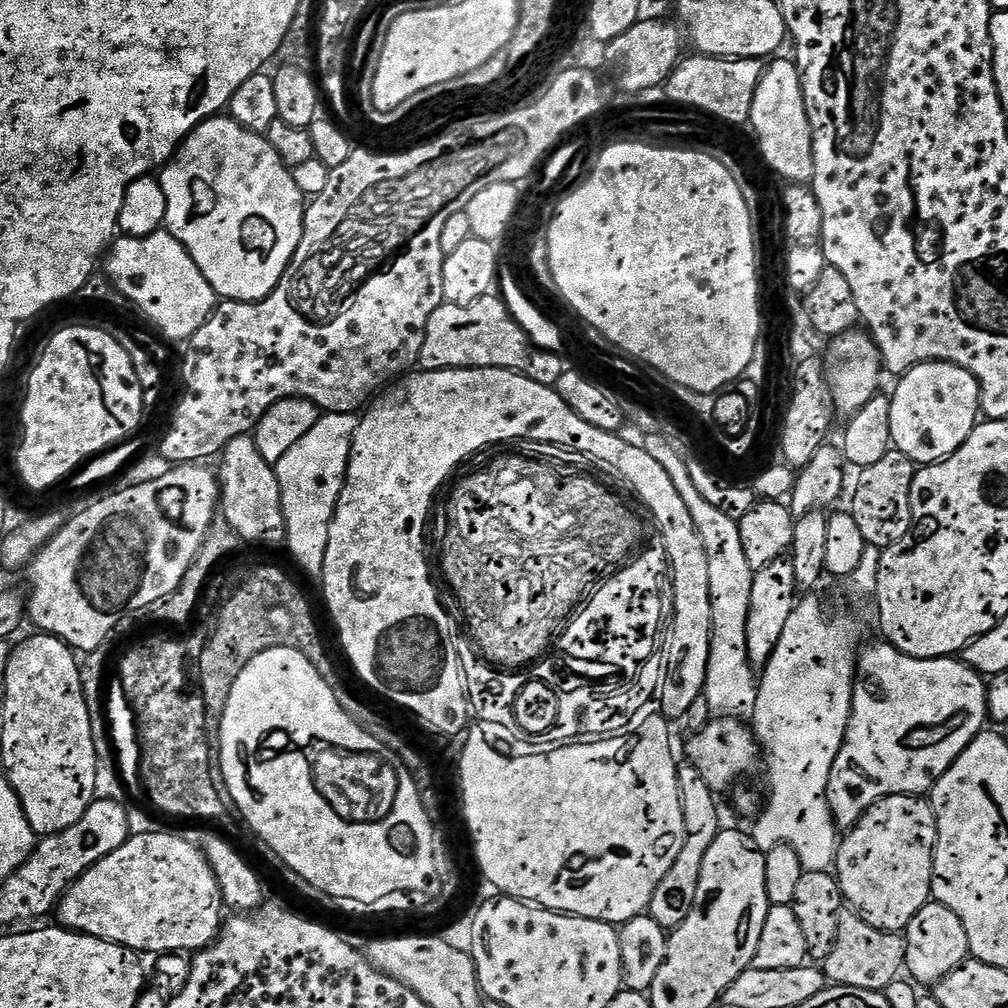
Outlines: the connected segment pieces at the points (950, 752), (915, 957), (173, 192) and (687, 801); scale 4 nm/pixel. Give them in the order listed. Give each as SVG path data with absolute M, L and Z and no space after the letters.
M879 642L872 644L868 649L859 653L856 661L856 681L854 682L854 698L852 699L852 713L848 729L844 735L842 746L838 750L838 758L834 758L834 766L830 770L830 782L828 783L828 805L832 811L832 817L837 829L850 830L860 819L872 809L880 800L888 796L918 796L923 797L931 793L933 786L950 770L950 766L970 746L970 742L979 734L985 731L984 720L989 719L988 715L988 686L985 677L974 671L970 665L964 663L963 659L943 656L937 660L923 660L914 658L899 652L893 644Z
M930 902L914 914L903 933L904 945L906 946L906 958L904 967L907 975L917 985L935 986L942 978L951 974L958 965L969 959L968 939L966 929L962 927L958 914L954 910L946 910L946 906Z
M227 114L209 116L190 135L184 138L180 147L176 149L176 153L172 155L171 161L159 169L158 179L162 186L162 191L166 194L164 228L188 251L190 258L194 258L198 270L202 270L206 282L210 282L210 286L216 291L217 297L223 298L224 300L254 302L255 300L266 298L275 290L278 282L282 278L282 274L290 266L290 262L298 250L298 242L302 242L306 197L302 194L302 190L298 190L298 185L294 182L289 168L282 162L278 150L274 150L274 146L270 146L267 135L259 132L251 132L246 126L242 126Z
M684 762L676 769L678 774L678 790L682 798L682 814L686 822L686 842L682 846L682 854L678 854L678 859L674 866L670 866L666 878L658 882L658 890L654 890L654 898L650 898L650 906L647 915L658 922L666 930L671 930L682 926L686 922L686 914L690 914L690 909L694 906L694 894L698 894L698 878L702 874L702 862L706 859L706 850L714 846L714 838L722 831L720 824L720 808L716 805L717 793L698 774L698 770L693 764Z

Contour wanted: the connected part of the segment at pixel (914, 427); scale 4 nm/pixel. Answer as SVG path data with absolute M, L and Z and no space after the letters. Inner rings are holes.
M932 360L928 364L919 364L899 377L896 389L890 392L890 434L895 451L906 454L918 466L937 464L940 460L953 456L966 442L966 438L976 429L981 419L980 387L970 374L957 364L947 364L941 360Z

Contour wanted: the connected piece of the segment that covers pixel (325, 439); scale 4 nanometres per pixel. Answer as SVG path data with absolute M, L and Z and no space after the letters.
M330 412L321 415L314 430L305 434L274 466L278 486L282 490L286 548L292 551L297 566L308 576L320 578L324 575L330 522L334 518L336 503L344 489L348 453L352 449L357 423L357 417L351 412Z

